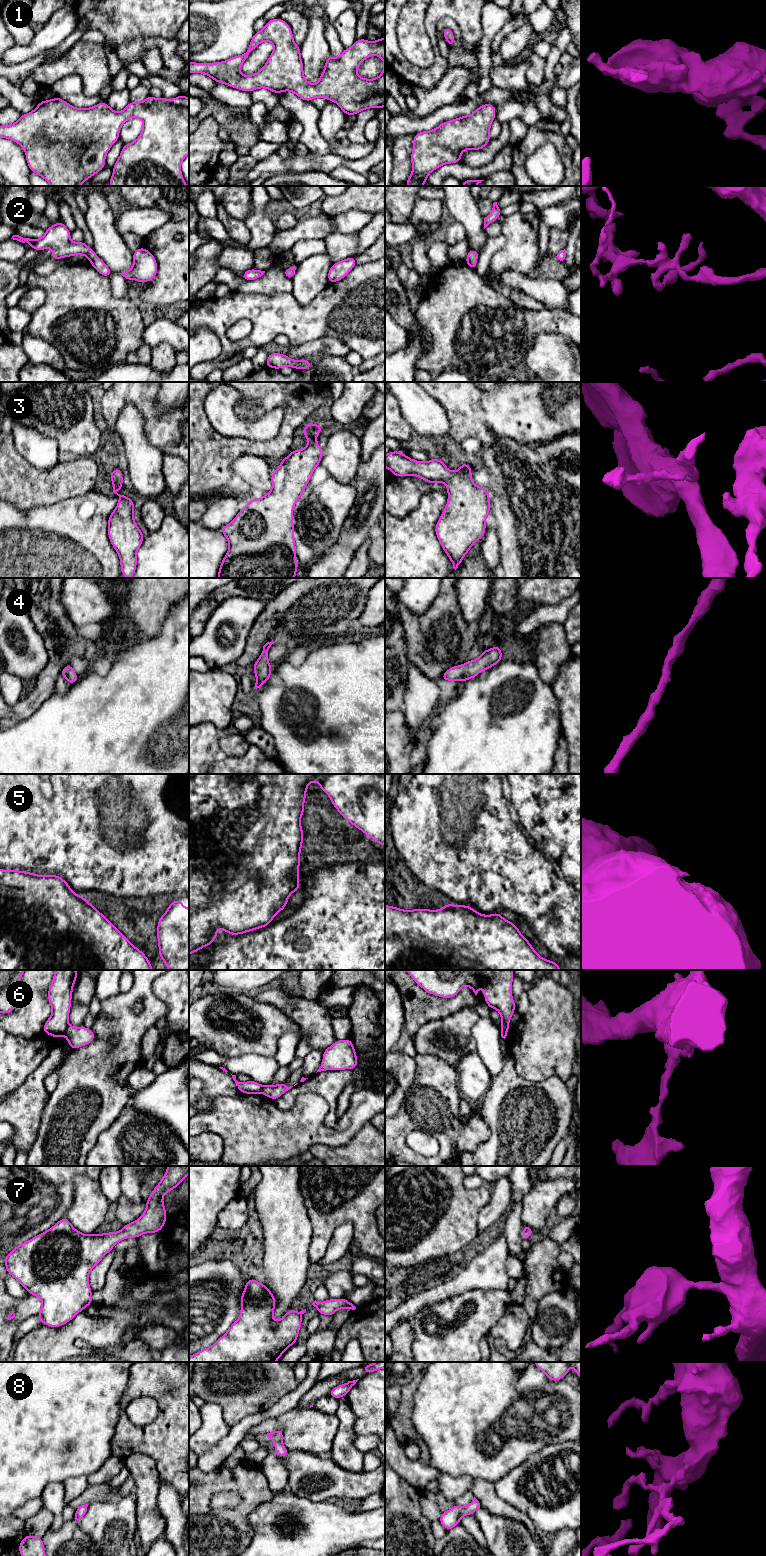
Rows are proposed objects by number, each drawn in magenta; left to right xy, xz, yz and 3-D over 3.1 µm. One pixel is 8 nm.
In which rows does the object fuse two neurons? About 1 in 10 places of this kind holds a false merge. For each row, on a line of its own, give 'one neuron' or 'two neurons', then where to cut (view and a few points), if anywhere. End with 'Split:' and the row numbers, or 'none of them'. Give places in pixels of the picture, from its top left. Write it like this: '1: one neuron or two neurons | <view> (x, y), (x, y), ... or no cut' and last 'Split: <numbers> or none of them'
1: one neuron | no cut
2: one neuron | no cut
3: one neuron | no cut
4: one neuron | no cut
5: two neurons | xz (300, 849), (288, 865), (274, 865), (267, 873)
6: two neurons | xy (68, 1025), (64, 1034)
7: one neuron | no cut
8: one neuron | no cut
Split: 5, 6

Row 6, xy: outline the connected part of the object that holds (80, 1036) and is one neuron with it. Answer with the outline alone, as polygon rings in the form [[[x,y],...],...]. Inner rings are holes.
[[[68,1026],[65,1036],[71,1049],[88,1045],[95,1038],[94,1032],[84,1026]]]

